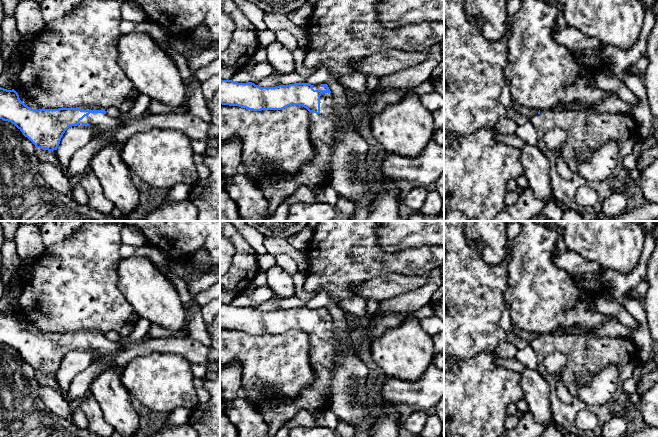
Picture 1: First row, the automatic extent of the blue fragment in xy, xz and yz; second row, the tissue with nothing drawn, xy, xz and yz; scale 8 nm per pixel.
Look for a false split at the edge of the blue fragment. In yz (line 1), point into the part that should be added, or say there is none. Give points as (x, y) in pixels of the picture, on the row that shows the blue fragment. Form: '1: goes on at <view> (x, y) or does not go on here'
1: does not go on here

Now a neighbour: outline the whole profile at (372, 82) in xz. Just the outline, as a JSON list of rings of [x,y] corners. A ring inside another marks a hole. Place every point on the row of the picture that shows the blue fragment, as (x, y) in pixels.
[[[367,75],[366,86],[369,91],[373,91],[380,84],[381,78],[374,75]]]

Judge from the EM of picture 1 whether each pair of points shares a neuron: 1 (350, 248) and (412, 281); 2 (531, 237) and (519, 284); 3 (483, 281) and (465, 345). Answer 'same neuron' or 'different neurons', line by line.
1: different neurons
2: same neuron
3: same neuron

